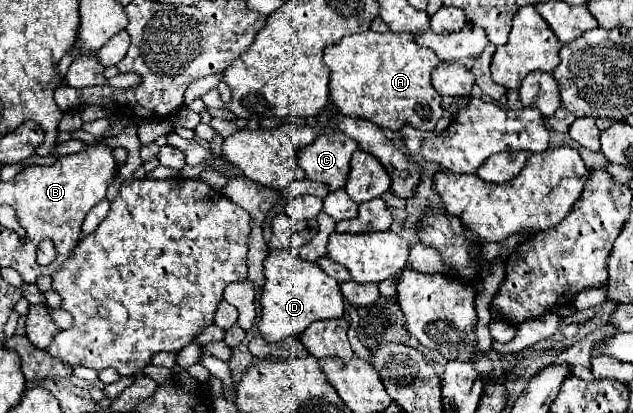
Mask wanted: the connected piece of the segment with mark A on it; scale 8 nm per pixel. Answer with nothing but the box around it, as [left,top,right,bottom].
[324,33,442,133]

